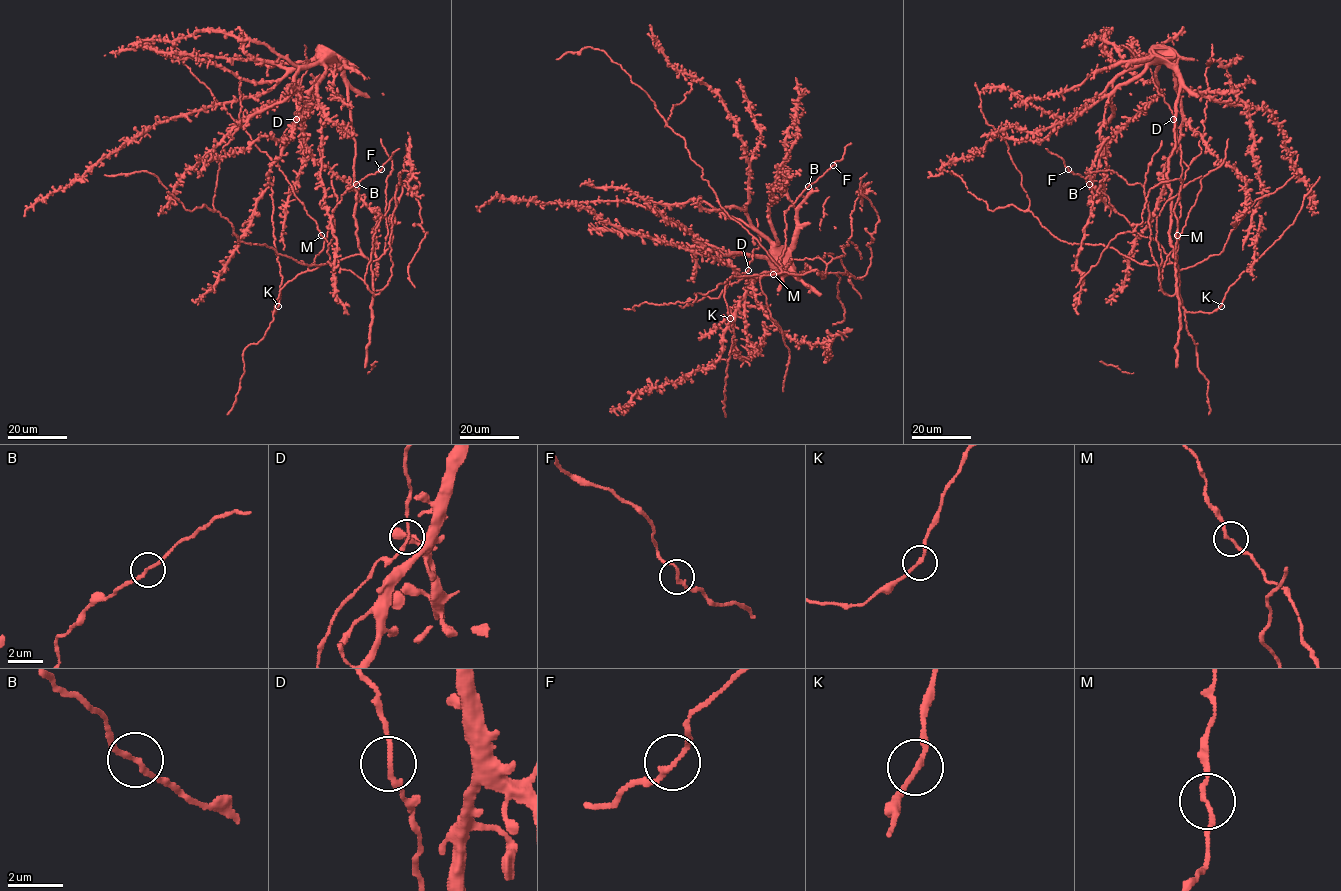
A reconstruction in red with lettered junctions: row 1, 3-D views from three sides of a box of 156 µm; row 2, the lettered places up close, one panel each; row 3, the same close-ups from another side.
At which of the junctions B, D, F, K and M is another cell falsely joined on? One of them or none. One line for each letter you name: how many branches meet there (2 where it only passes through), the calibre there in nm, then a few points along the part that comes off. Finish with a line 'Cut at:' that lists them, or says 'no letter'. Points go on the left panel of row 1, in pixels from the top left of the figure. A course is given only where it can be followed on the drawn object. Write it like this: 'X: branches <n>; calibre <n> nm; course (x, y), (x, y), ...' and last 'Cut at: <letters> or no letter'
Cut at: no letter

